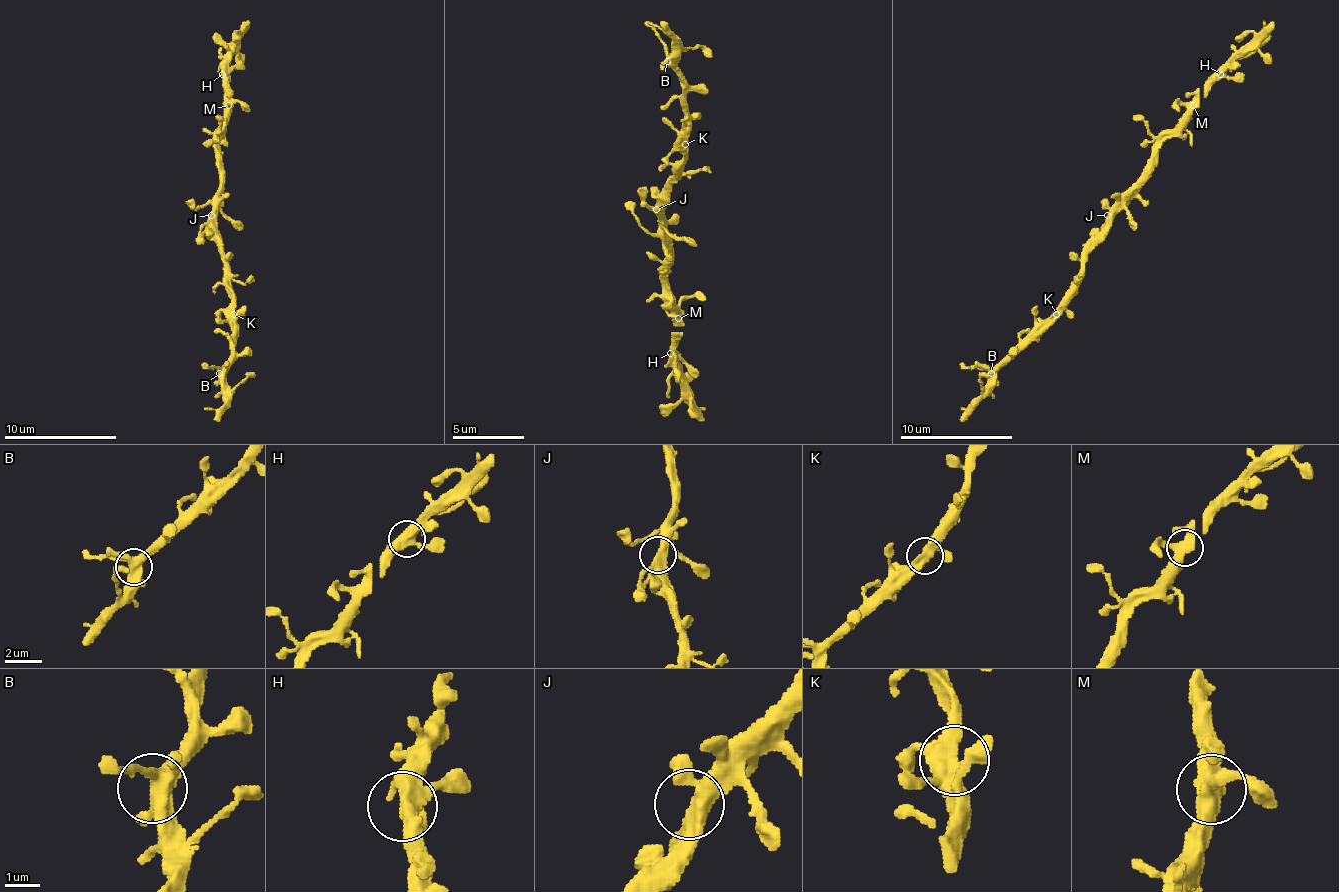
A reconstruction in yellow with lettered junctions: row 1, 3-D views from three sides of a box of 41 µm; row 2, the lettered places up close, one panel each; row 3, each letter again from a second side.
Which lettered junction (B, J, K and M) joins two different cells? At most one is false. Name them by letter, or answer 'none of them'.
none of them

